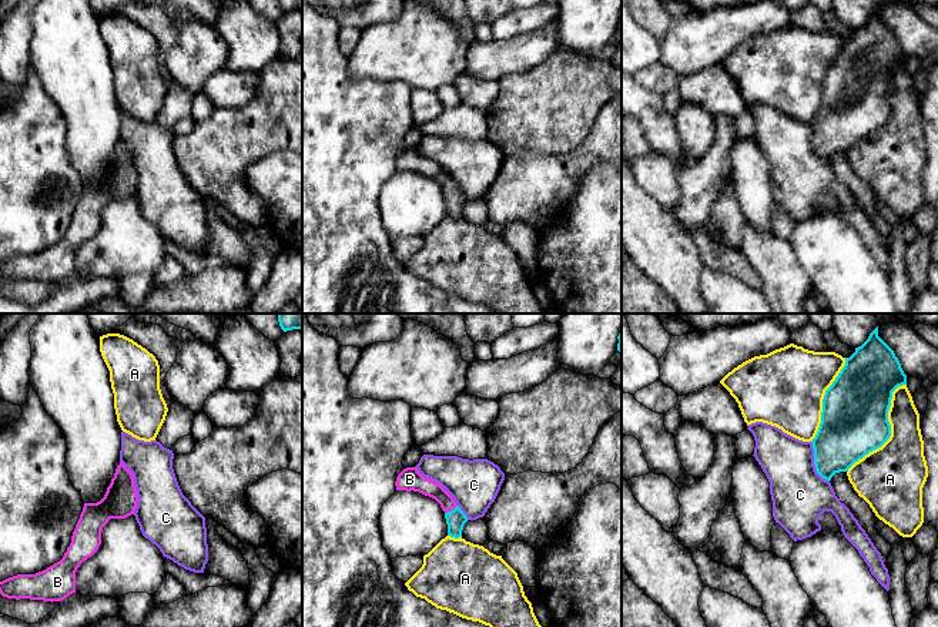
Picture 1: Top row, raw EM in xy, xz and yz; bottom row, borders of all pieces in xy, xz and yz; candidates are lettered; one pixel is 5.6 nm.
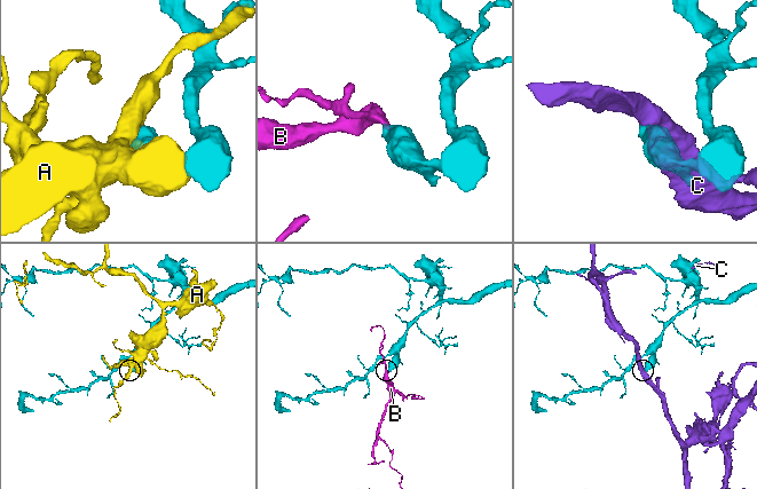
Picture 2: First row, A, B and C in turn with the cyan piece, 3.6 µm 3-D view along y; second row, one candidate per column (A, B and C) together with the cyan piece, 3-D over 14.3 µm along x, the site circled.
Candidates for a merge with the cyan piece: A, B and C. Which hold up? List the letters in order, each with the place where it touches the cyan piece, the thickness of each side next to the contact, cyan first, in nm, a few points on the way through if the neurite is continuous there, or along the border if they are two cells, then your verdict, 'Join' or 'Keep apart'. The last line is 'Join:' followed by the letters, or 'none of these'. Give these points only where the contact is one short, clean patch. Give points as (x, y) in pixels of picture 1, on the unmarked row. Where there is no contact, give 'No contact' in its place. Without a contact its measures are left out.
A: Touches cyan at yz (890, 111). Thickness 380 nm (cyan) against 360 nm. Keep apart
B: Touches cyan at xz (452, 191). Thickness 110 nm (cyan) against 100 nm. Path across: xz (455, 200), (452, 191), (432, 170), (418, 164). Join
C: Touches cyan at yz (814, 144). Thickness 320 nm (cyan) against 320 nm. Boundary: yz (810, 123), (814, 150), (828, 163). Keep apart
Join: B

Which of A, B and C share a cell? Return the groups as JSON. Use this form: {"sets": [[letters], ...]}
{"sets": [["A"], ["B"], ["C"]]}

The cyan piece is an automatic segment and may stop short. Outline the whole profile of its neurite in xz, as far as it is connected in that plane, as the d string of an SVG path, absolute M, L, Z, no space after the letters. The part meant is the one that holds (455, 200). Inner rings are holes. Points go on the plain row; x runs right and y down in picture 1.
M406 148L398 155L395 167L396 171L413 171L435 180L445 192L448 217L455 219L462 218L462 211L468 198L439 164L423 158L416 148Z

